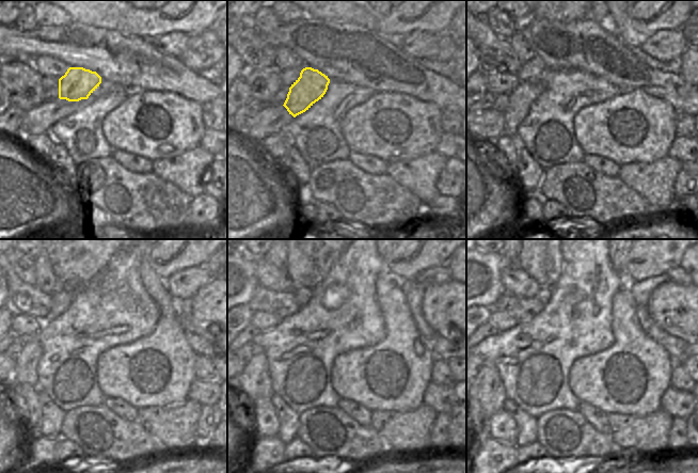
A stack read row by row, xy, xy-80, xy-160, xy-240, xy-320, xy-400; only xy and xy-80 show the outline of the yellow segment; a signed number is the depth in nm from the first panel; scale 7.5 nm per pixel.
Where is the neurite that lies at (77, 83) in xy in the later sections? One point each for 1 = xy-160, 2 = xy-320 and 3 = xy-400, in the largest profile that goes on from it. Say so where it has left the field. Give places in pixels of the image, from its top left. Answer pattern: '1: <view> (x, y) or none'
1: xy-160 (522, 97)
2: xy-320 (254, 381)
3: xy-400 (488, 389)

